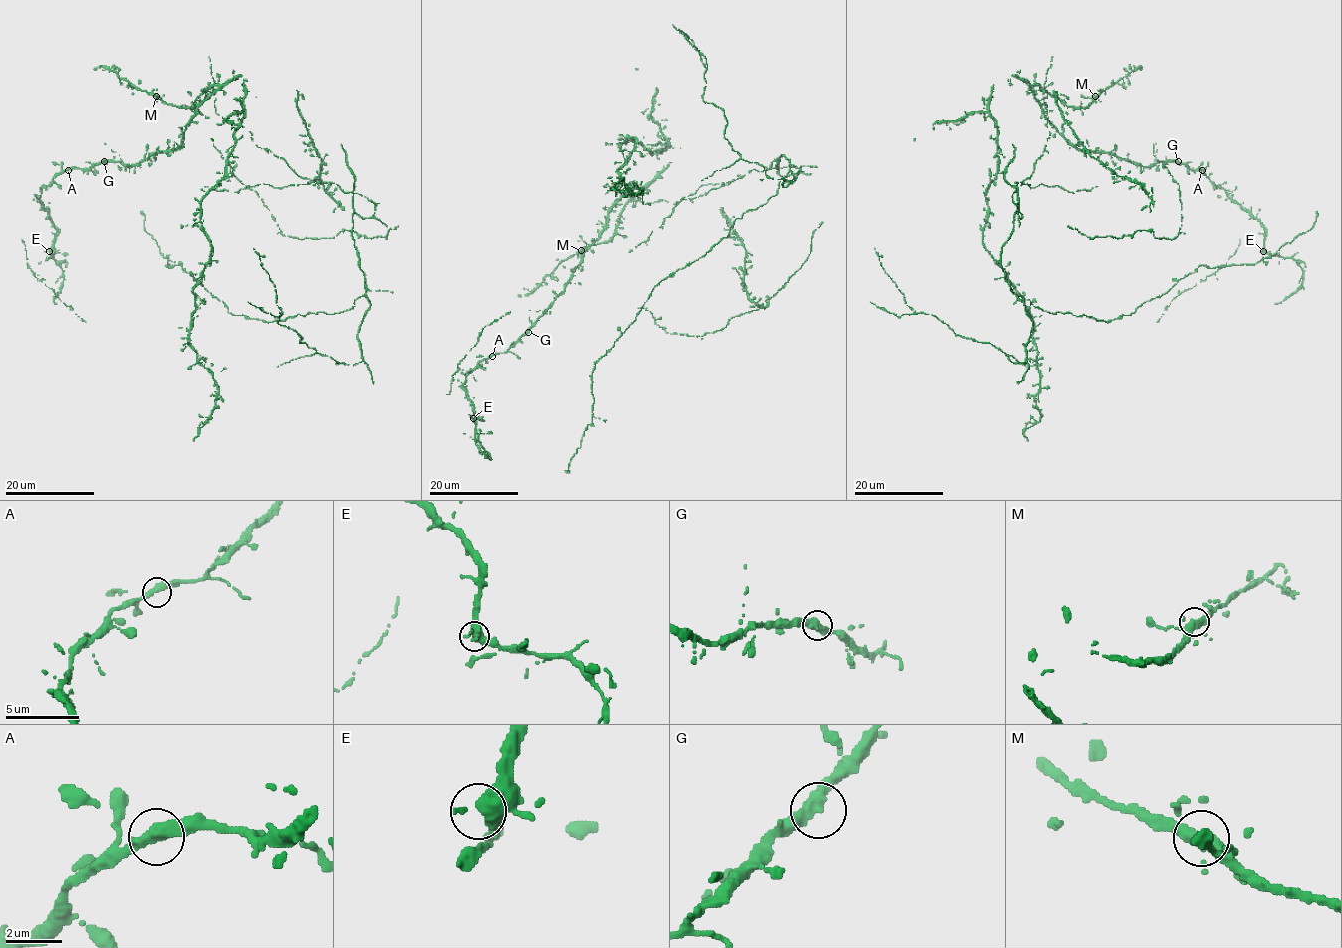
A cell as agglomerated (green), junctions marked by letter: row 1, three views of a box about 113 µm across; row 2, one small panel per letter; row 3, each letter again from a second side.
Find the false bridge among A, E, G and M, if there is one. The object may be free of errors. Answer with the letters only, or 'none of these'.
none of these

